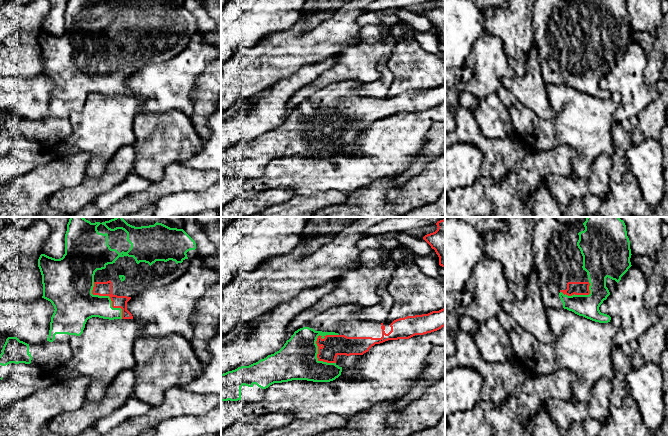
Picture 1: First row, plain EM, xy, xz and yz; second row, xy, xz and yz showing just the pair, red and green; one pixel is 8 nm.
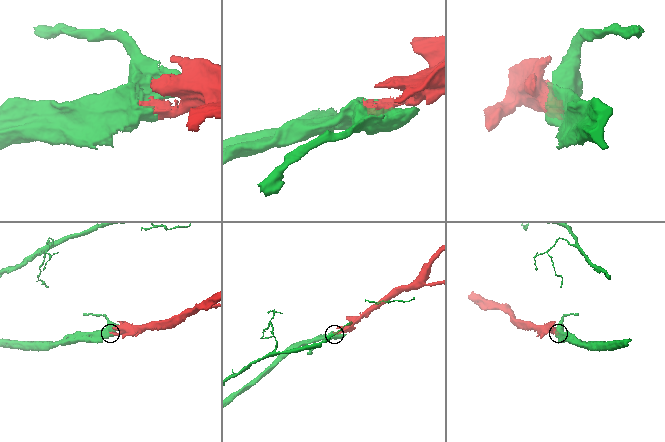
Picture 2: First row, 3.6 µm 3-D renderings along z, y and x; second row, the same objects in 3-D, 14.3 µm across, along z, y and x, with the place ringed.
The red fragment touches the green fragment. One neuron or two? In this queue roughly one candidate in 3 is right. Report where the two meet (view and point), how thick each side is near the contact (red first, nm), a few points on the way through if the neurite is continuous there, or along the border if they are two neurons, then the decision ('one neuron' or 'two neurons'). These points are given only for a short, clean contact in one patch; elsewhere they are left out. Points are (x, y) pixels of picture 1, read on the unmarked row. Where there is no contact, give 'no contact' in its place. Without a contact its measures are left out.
xz (317, 131) | 180/320 nm | one neuron

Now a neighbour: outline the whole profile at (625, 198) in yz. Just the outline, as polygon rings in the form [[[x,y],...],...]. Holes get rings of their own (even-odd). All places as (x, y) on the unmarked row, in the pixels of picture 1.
[[[626,172],[619,183],[610,182],[609,195],[601,200],[599,209],[603,217],[648,217],[651,212],[631,172]]]

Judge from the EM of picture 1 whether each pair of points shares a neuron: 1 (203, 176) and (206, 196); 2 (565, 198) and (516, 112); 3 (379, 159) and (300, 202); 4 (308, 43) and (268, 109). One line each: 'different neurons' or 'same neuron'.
1: different neurons
2: different neurons
3: different neurons
4: different neurons

